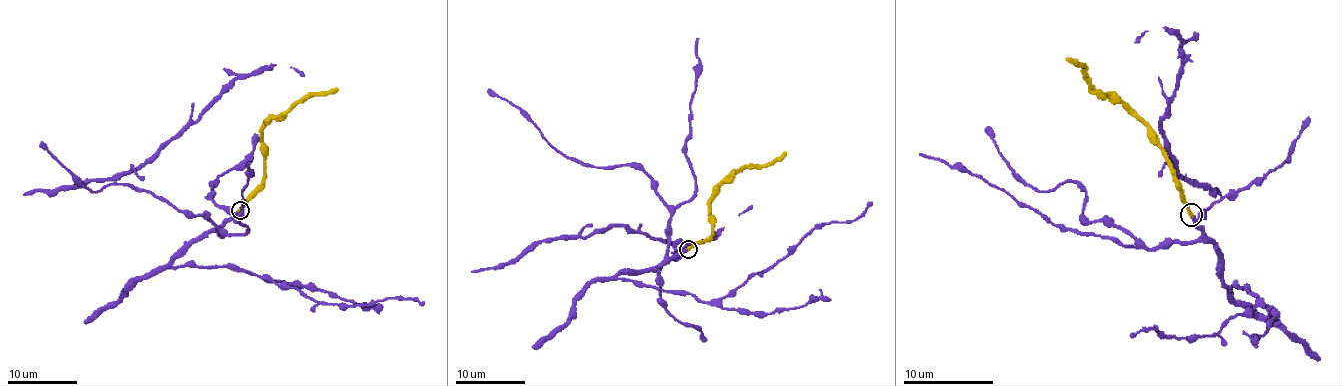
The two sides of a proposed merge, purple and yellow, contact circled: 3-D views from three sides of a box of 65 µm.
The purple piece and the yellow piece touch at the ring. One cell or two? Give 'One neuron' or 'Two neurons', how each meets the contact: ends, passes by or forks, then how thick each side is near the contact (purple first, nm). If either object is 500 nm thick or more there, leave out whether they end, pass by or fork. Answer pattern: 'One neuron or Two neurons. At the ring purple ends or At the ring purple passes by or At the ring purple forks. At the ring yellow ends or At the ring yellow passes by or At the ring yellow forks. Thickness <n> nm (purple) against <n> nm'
One neuron. At the ring purple ends. At the ring yellow ends. Thickness 320 nm (purple) against 360 nm

